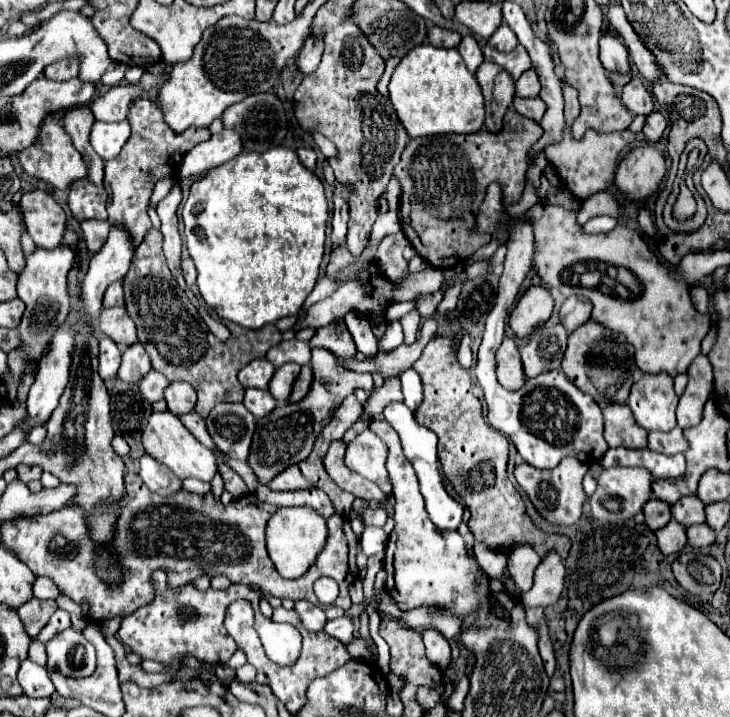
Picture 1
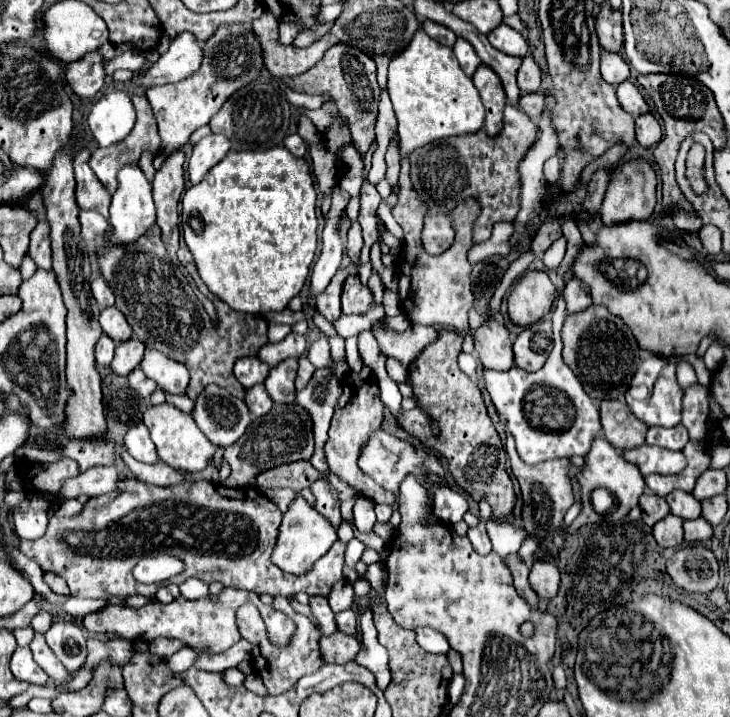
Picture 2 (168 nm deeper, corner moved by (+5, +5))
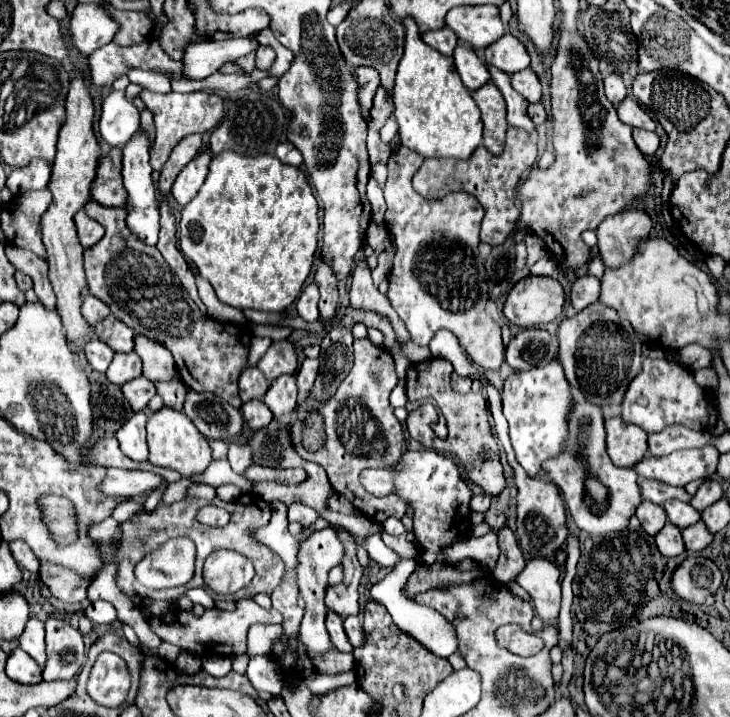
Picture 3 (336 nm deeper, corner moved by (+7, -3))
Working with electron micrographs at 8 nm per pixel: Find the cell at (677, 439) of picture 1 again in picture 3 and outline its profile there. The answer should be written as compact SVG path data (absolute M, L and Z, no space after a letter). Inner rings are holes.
M670 425L660 433L652 433L648 437L648 453L652 457L664 457L678 449L690 449L690 447L704 447L710 443L708 431L694 431L684 425Z

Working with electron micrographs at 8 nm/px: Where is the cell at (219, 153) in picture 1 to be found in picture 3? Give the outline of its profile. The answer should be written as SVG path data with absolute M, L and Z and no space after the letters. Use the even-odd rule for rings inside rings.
M202 151L196 159L192 159L176 177L170 195L176 199L178 205L186 205L188 201L194 199L194 195L198 193L198 189L202 187L206 175L208 175L208 165L210 165L212 153L210 151Z

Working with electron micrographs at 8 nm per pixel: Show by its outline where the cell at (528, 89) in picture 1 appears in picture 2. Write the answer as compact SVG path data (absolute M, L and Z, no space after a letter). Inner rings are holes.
M528 53L522 59L522 65L518 69L518 87L522 93L534 93L540 89L540 67L536 65L536 61L532 59L532 55Z

